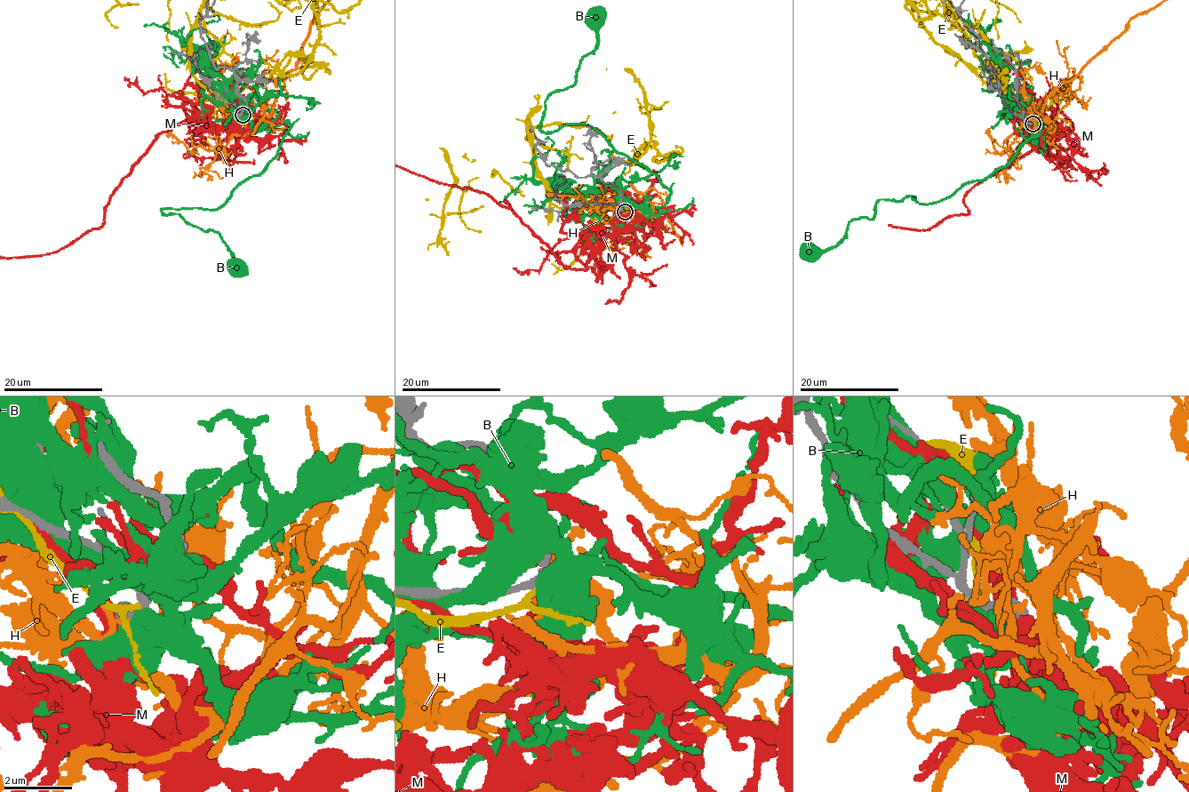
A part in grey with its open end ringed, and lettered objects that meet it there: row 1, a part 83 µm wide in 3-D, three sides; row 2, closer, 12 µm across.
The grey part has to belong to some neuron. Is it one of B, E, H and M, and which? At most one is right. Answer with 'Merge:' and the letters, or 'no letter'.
Merge: no letter

